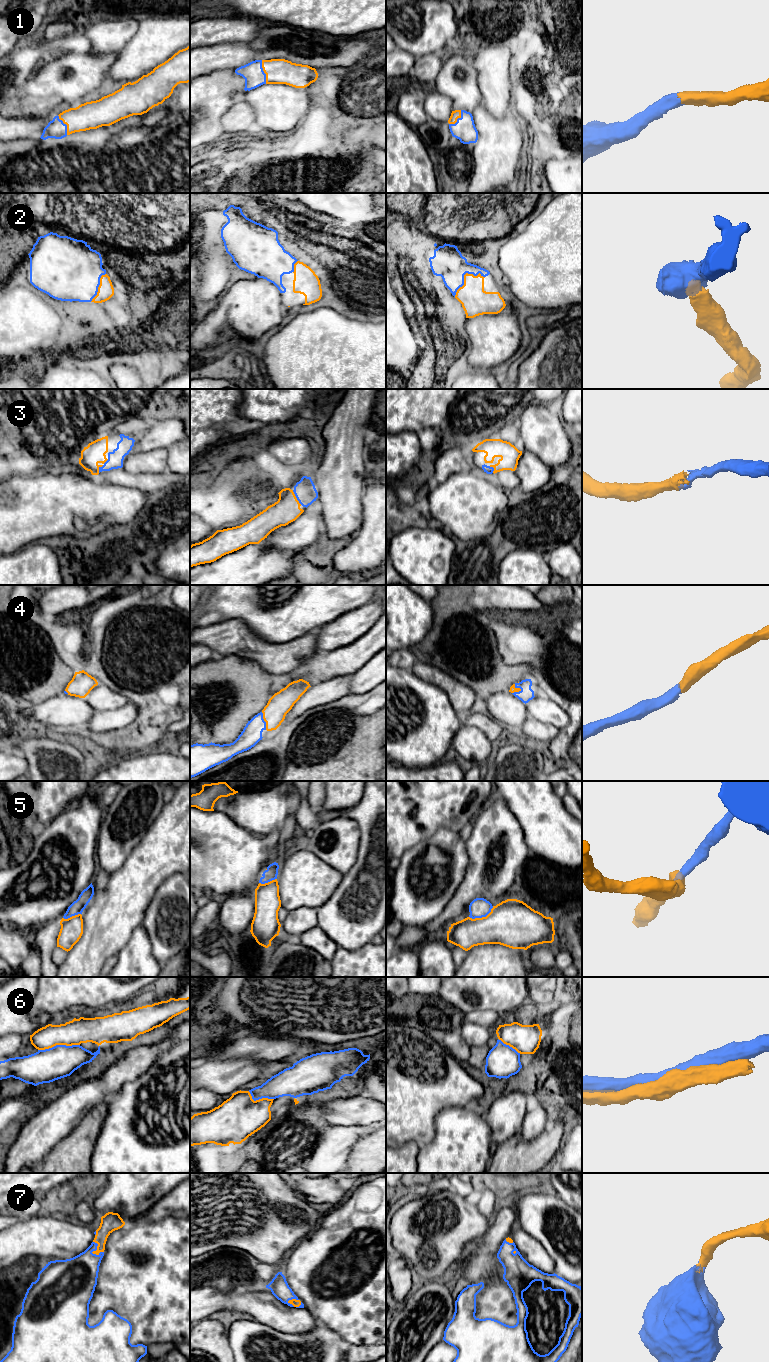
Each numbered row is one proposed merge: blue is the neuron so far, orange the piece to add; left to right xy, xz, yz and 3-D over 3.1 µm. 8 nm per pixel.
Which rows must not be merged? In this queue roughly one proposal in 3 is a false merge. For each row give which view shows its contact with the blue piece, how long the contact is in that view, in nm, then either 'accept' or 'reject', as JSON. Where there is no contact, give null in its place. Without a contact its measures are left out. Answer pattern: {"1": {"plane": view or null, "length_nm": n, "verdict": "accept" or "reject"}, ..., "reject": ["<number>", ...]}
{"1": {"plane": "xz", "length_nm": 200, "verdict": "accept"}, "2": {"plane": "yz", "length_nm": 300, "verdict": "accept"}, "3": {"plane": "xz", "length_nm": 140, "verdict": "accept"}, "4": {"plane": "yz", "length_nm": 90, "verdict": "accept"}, "5": {"plane": "yz", "length_nm": 220, "verdict": "reject"}, "6": {"plane": "xy", "length_nm": 340, "verdict": "reject"}, "7": {"plane": "xy", "length_nm": 130, "verdict": "accept"}, "reject": ["5", "6"]}

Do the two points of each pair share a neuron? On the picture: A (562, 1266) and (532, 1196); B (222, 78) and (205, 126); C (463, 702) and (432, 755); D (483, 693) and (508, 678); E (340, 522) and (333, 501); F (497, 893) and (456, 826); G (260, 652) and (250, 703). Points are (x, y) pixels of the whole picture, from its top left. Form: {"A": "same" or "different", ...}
{"A": "same", "B": "same", "C": "different", "D": "same", "E": "same", "F": "different", "G": "different"}

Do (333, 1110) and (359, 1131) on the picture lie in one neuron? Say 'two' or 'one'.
two

